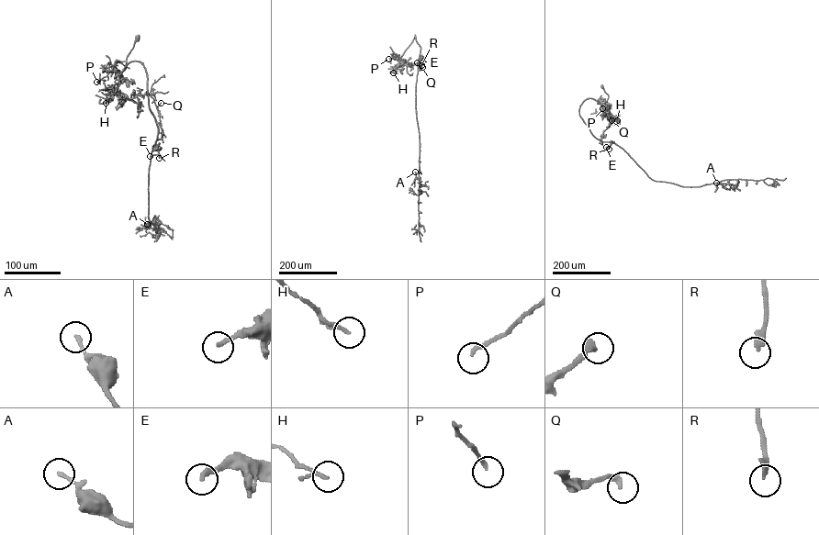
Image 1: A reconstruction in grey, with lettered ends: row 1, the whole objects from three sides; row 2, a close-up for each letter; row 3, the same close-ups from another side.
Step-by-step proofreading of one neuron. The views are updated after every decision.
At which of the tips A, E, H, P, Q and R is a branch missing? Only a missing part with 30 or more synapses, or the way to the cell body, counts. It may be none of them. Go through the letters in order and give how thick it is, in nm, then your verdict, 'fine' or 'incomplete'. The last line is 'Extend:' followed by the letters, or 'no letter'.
A: 150 nm thick; fine
E: 200 nm thick; incomplete
H: 130 nm thick; fine
P: 170 nm thick; fine
Q: 280 nm thick; incomplete
R: 220 nm thick; incomplete
Extend: E, Q, R

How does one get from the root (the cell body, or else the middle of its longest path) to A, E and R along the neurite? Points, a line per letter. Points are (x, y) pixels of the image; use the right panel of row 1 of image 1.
A: (602, 86), (603, 106), (588, 98), (579, 109), (596, 138), (622, 148), (655, 181), (723, 184), (716, 183)
E: (602, 86), (608, 95), (604, 105), (588, 98), (580, 105), (579, 113), (596, 138), (611, 142), (606, 147)
R: (602, 86), (608, 95), (604, 105), (588, 98), (580, 105), (579, 113), (596, 138), (611, 142), (609, 149)

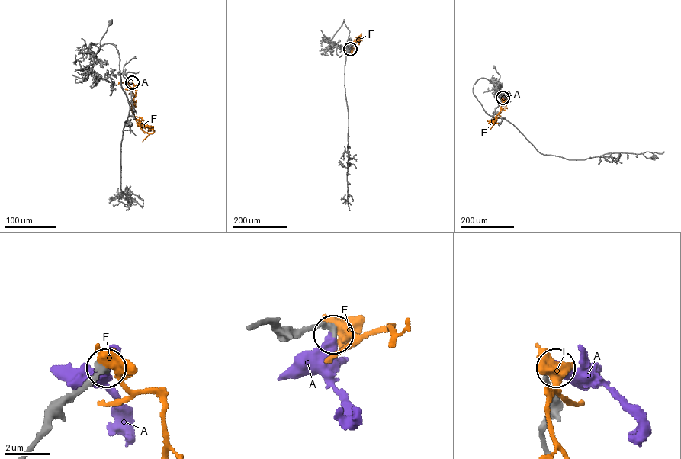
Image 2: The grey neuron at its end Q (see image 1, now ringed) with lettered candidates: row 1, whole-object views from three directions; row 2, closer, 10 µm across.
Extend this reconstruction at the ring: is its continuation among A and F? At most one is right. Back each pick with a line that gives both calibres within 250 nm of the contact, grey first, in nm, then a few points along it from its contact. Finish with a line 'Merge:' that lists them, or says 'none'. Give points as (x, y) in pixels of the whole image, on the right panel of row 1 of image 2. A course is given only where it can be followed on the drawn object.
A: 300/440 nm
Merge: A

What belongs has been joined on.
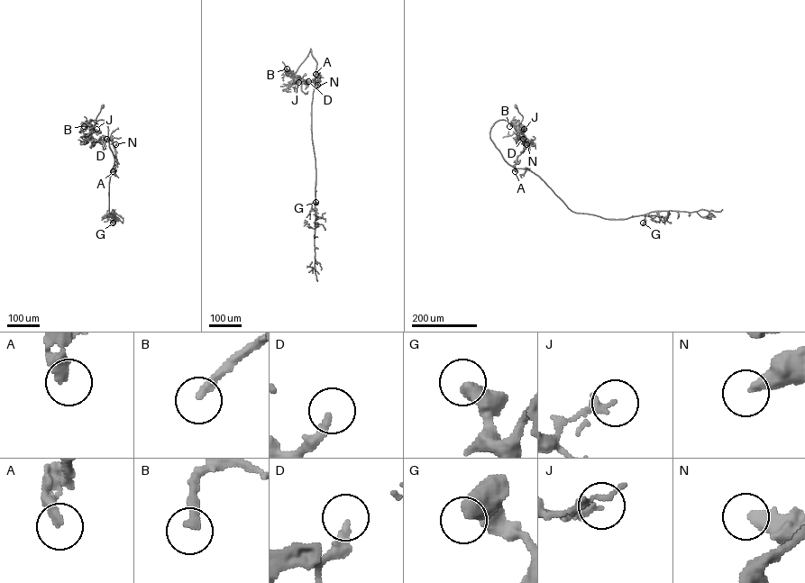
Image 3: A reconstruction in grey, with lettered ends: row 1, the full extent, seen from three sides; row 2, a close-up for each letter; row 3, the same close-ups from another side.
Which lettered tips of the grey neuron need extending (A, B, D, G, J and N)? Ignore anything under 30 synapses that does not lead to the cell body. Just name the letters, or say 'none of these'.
B, N

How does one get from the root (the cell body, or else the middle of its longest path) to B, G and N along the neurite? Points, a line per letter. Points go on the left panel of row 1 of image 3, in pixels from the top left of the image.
B: (102, 106), (93, 128), (84, 126)
G: (102, 106), (92, 129), (100, 120), (108, 128), (114, 159), (109, 185), (109, 211), (113, 223)
N: (102, 106), (92, 129), (98, 120), (105, 122), (114, 166), (116, 161), (115, 144)

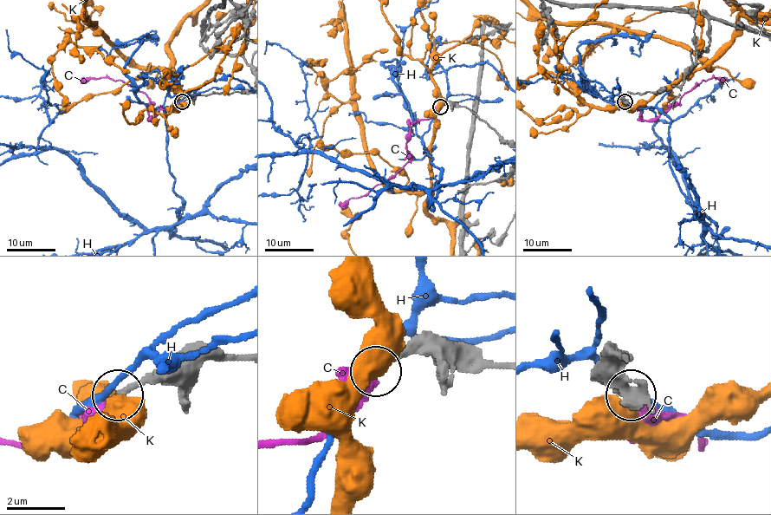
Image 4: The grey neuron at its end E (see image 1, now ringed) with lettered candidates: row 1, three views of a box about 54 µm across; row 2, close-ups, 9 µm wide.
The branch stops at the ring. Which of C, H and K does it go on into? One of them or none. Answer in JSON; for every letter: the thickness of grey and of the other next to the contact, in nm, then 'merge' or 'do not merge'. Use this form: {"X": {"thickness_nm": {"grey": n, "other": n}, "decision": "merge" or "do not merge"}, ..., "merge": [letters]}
{"C": {"thickness_nm": {"grey": 200, "other": 440}, "decision": "merge"}, "H": {"thickness_nm": {"grey": 240, "other": 200}, "decision": "do not merge"}, "K": {"thickness_nm": {"grey": 240, "other": 700}, "decision": "do not merge"}, "merge": ["C"]}

